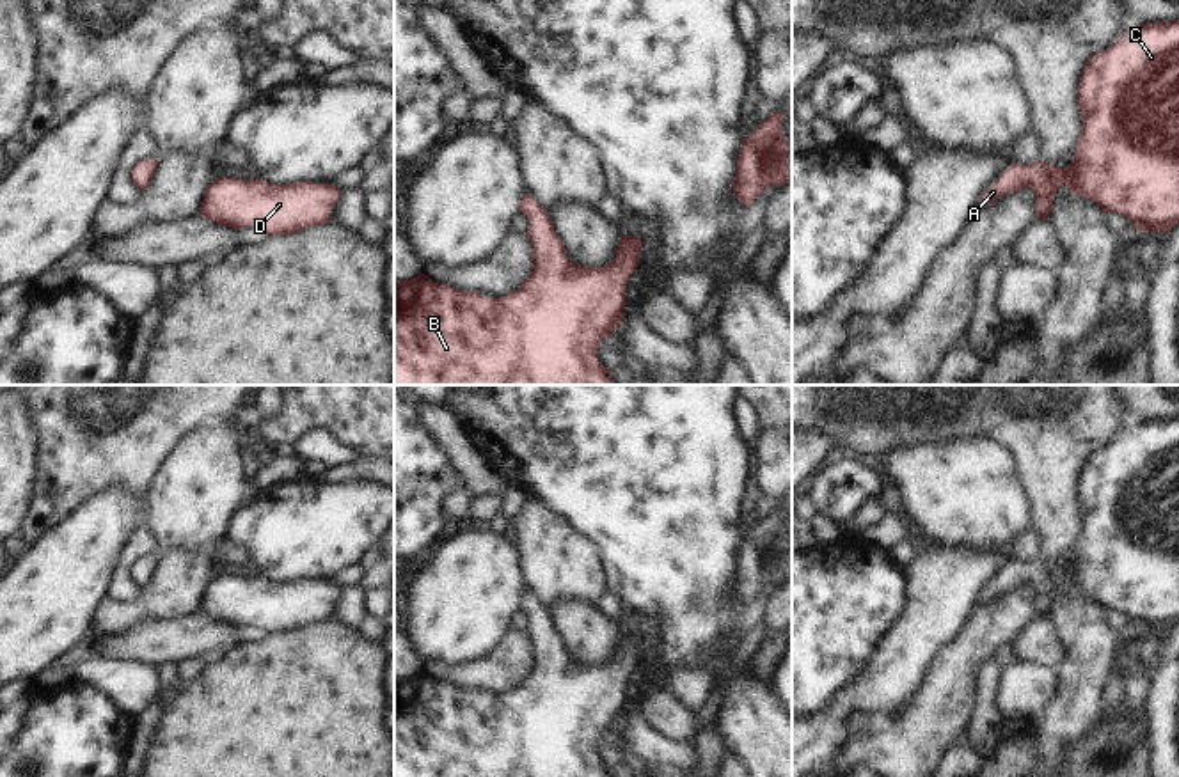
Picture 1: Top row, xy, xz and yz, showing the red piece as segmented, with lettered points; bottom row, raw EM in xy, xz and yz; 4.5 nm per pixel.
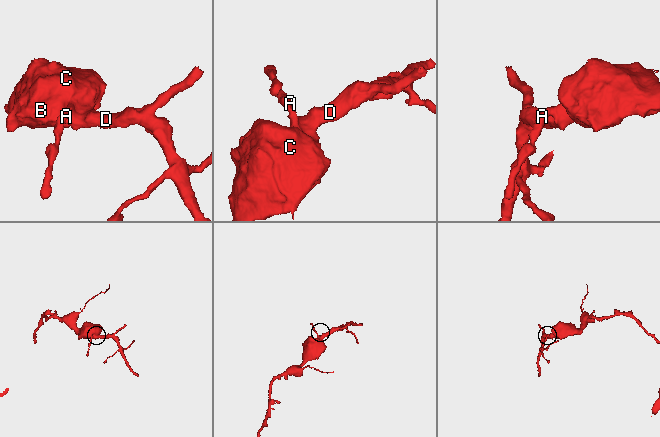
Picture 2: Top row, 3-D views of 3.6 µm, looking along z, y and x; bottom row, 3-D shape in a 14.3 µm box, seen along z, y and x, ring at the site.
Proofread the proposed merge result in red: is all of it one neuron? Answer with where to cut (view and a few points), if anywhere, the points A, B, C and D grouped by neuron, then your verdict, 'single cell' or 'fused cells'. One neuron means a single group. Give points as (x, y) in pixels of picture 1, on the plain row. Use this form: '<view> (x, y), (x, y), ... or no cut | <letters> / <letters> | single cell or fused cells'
no cut | A B C D | single cell

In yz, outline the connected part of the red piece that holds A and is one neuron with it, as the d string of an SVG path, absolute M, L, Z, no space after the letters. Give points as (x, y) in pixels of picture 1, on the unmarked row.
M1179 417L1129 422L1113 443L1090 454L1078 483L1078 502L1083 523L1072 561L1062 566L1044 557L1032 562L1012 559L982 593L980 605L993 603L996 596L1030 584L1037 593L1037 614L1048 617L1055 591L1060 582L1065 582L1072 591L1096 600L1104 610L1128 614L1135 628L1161 632L1170 628L1179 621Z

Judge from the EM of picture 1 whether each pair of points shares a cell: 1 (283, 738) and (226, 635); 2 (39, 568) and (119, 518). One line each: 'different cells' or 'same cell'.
1: different cells
2: same cell

